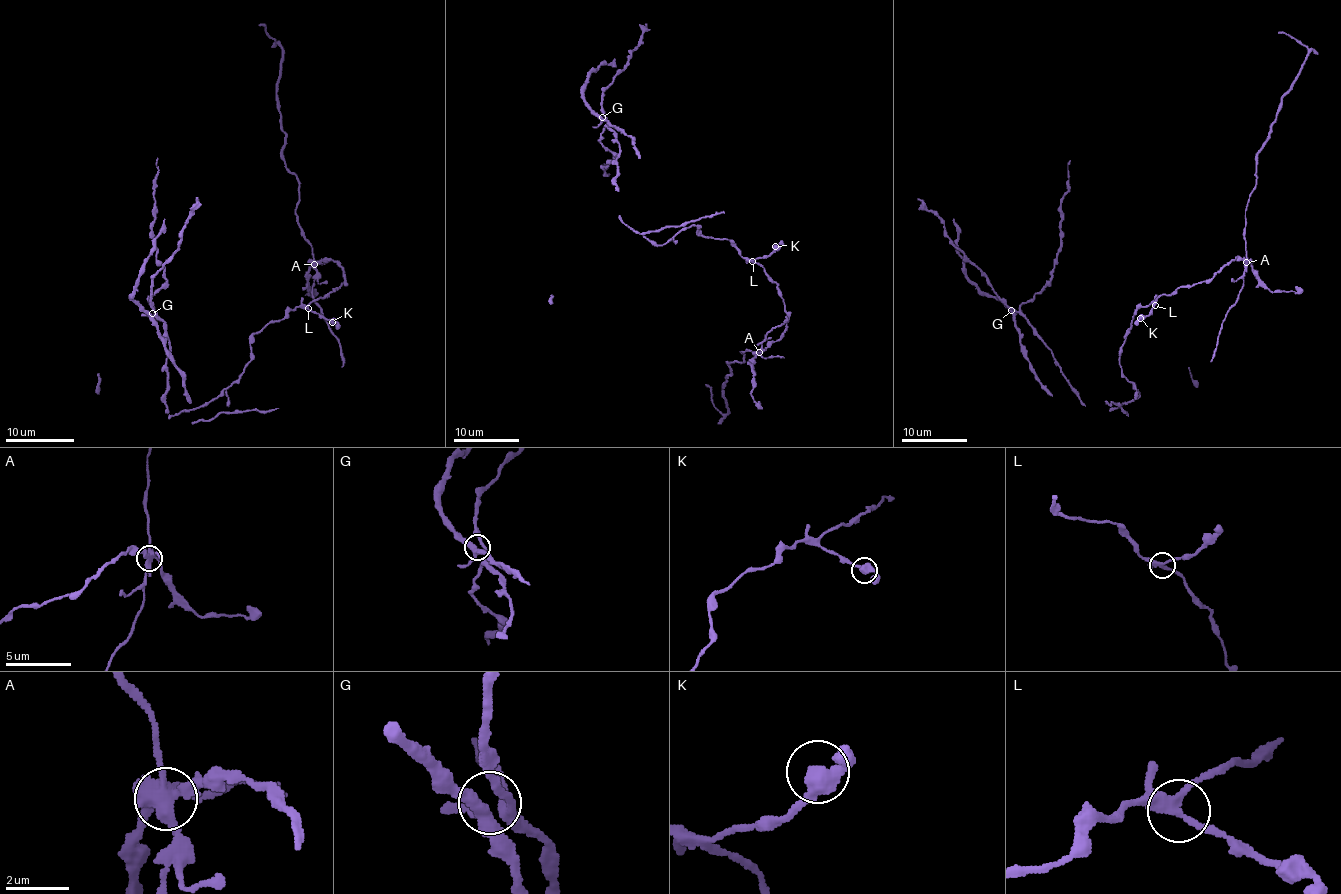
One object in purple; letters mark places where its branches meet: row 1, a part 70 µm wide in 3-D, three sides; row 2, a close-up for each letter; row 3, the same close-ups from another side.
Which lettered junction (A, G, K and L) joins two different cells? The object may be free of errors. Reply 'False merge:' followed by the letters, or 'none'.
False merge: A

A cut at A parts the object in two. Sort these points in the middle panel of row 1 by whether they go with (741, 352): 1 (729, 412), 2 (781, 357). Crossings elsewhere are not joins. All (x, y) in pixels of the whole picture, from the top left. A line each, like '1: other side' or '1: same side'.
1: same side
2: other side

